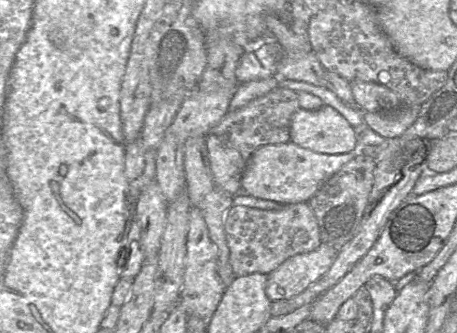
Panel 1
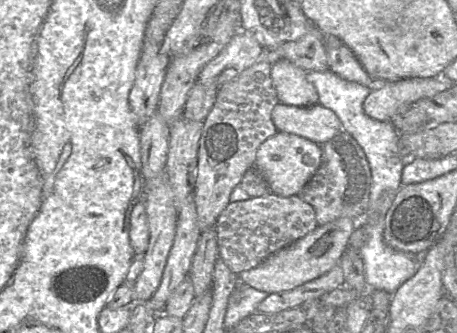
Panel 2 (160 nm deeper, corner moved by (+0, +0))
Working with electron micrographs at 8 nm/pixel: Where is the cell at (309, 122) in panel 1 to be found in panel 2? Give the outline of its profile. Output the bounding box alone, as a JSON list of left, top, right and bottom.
[271,103,343,145]

